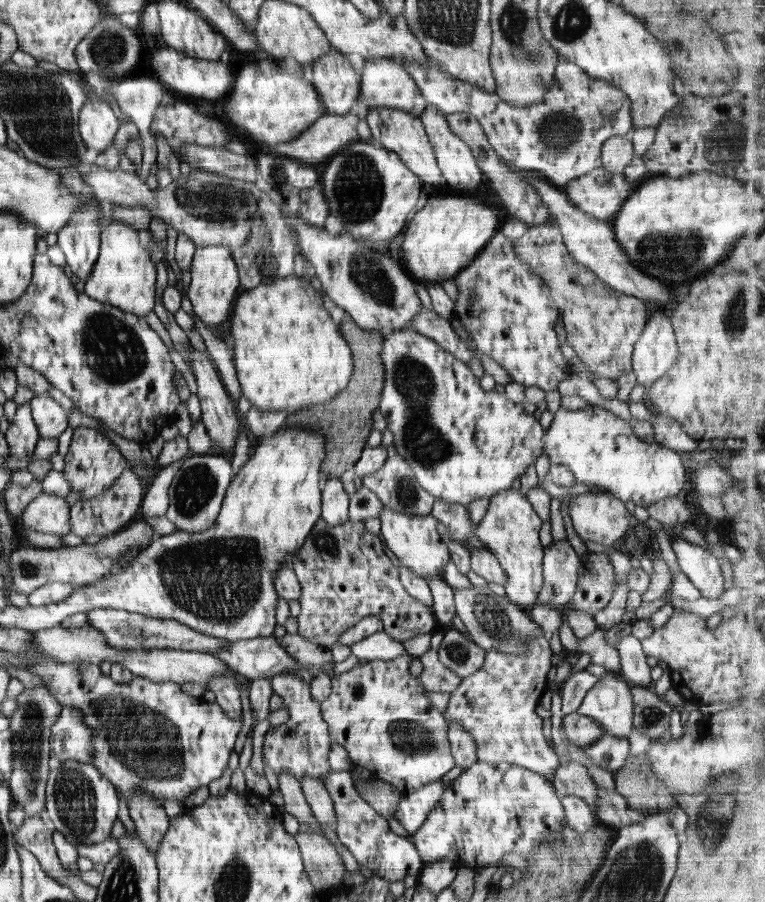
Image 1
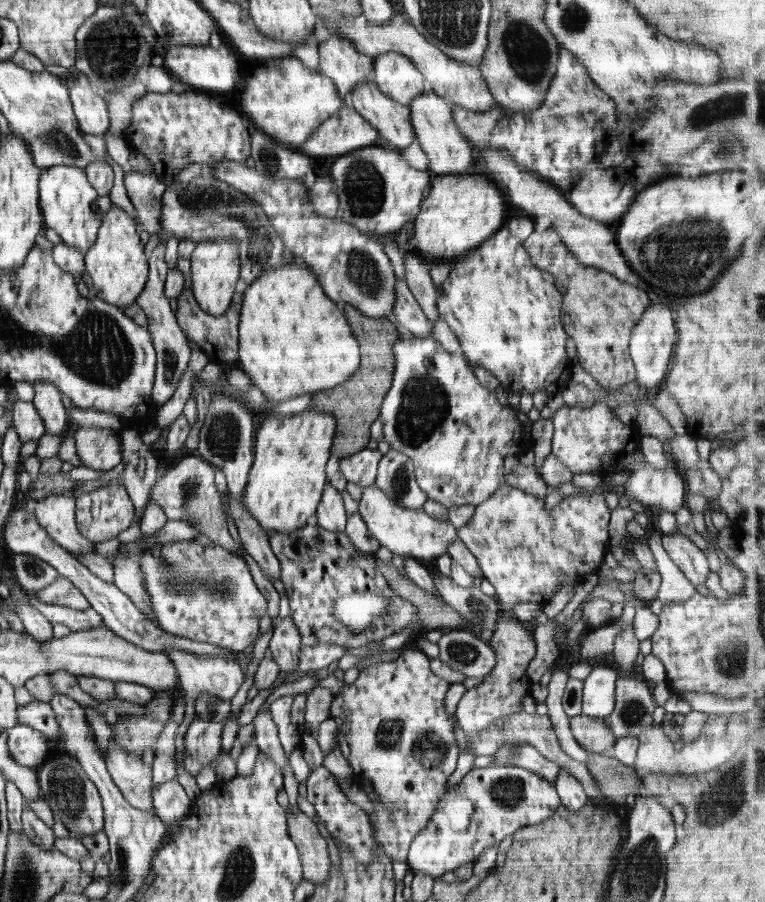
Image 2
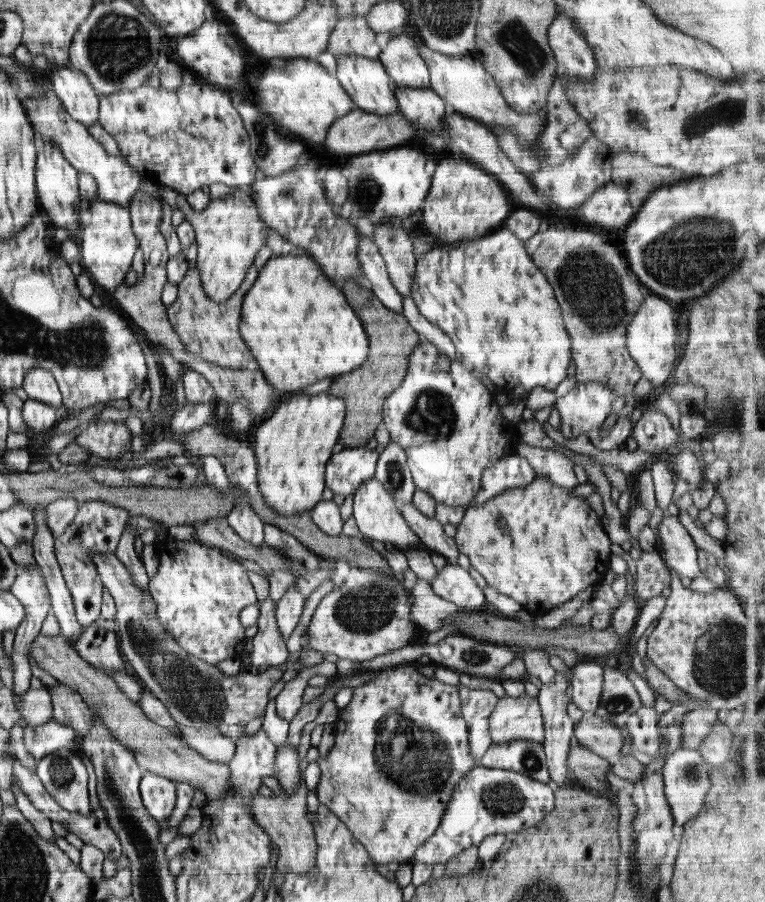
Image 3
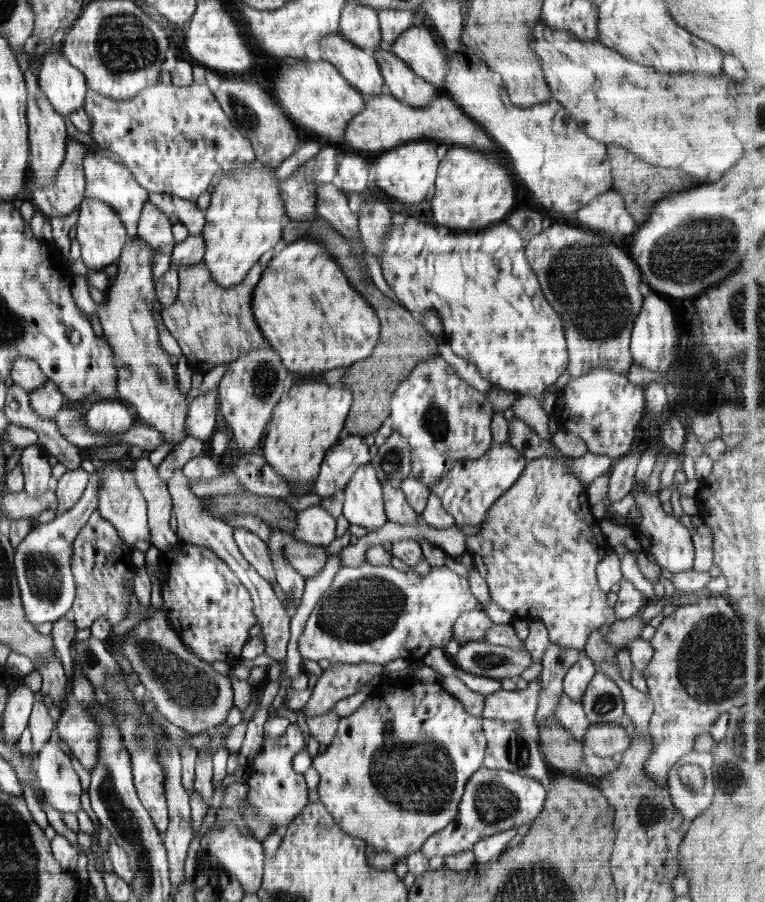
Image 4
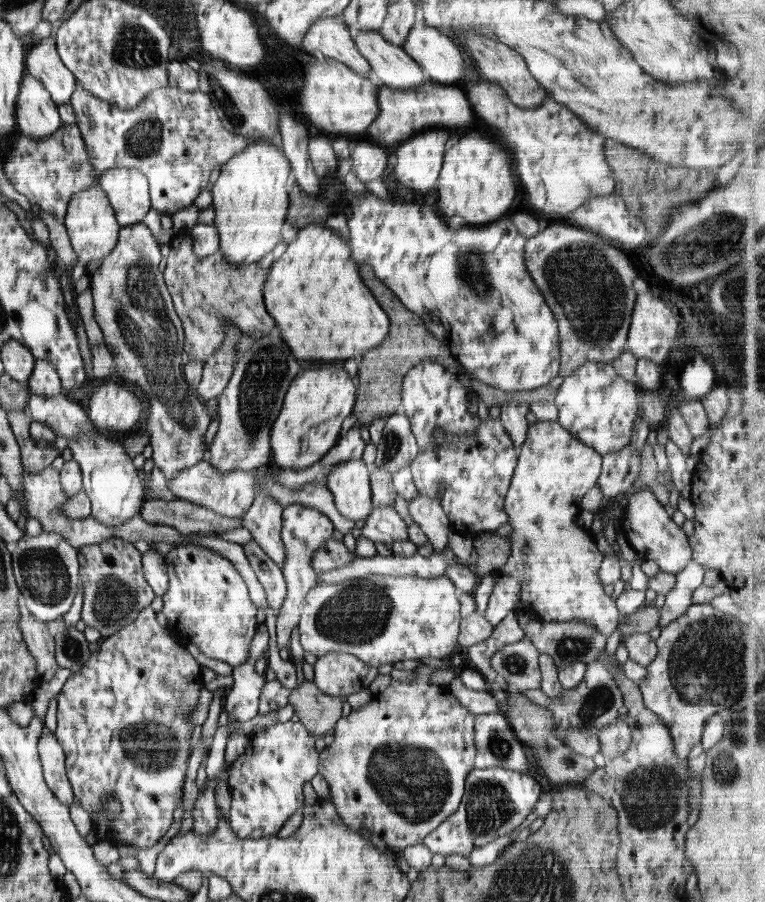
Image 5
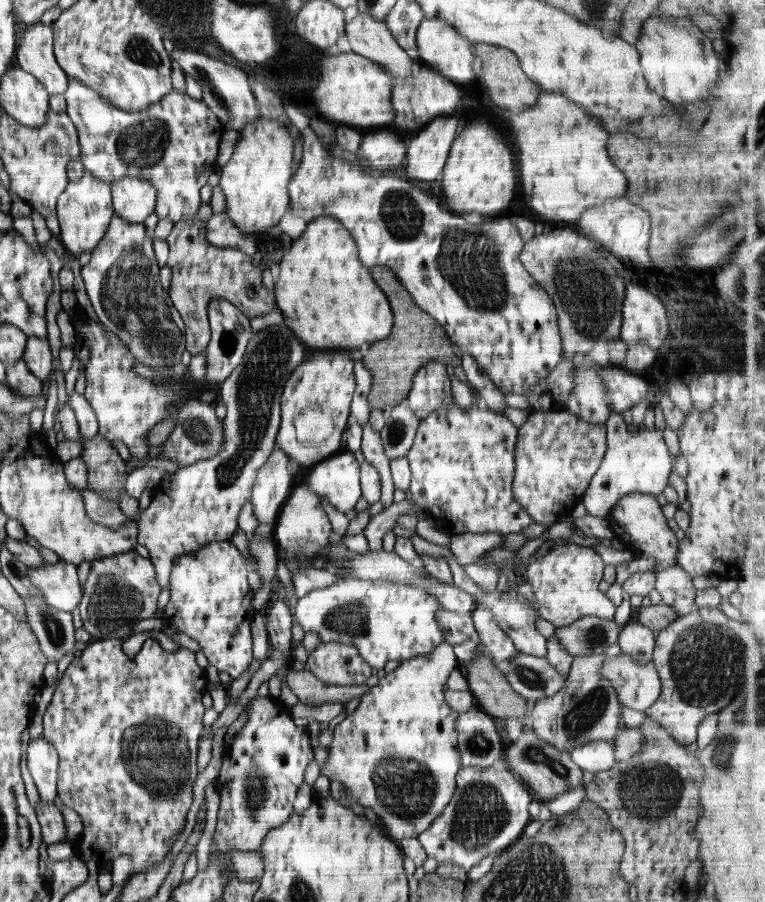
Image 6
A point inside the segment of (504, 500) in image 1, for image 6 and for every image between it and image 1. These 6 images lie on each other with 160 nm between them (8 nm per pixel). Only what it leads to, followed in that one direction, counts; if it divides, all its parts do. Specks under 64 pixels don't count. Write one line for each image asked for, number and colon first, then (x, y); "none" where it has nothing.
2: (526, 552)
3: (539, 545)
4: (538, 549)
5: (553, 569)
6: (556, 455)

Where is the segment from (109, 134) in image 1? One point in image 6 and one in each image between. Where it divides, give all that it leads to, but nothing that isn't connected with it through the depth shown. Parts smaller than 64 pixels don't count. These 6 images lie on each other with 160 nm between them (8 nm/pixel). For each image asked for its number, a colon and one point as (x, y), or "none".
2: (89, 108)
3: (75, 92)
4: (64, 85)
5: (42, 60)
6: (35, 54)

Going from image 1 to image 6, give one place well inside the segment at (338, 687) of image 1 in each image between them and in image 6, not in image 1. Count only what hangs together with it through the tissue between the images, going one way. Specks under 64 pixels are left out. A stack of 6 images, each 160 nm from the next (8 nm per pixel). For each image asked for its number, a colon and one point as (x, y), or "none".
2: (393, 729)
3: (401, 746)
4: (394, 774)
5: (397, 765)
6: (397, 753)

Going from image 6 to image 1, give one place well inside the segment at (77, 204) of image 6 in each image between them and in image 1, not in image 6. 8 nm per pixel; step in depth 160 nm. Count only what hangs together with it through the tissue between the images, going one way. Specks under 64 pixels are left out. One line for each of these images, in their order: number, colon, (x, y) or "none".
1: (124, 276)
2: (116, 268)
3: (107, 245)
4: (99, 231)
5: (90, 221)

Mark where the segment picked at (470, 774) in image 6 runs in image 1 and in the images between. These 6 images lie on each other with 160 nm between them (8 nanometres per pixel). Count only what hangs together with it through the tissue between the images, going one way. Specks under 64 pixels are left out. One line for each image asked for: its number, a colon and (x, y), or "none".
1: (489, 811)
2: (488, 804)
3: (486, 802)
4: (494, 800)
5: (496, 800)

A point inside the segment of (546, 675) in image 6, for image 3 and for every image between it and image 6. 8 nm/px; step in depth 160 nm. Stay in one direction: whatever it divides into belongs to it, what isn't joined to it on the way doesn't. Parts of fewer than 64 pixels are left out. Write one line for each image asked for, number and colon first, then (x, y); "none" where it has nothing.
3: (463, 653)
4: (493, 661)
5: (518, 663)

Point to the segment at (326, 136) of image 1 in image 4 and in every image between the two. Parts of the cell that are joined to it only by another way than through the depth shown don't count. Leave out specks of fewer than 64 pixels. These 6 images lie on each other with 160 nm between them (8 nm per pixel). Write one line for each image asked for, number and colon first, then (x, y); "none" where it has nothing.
2: (346, 131)
3: (359, 131)
4: (385, 123)

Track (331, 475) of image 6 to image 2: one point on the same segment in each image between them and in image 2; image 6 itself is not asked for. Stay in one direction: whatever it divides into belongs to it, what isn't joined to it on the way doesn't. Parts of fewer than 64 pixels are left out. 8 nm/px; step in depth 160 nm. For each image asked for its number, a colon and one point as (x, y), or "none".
2: (409, 533)
3: (377, 515)
4: (363, 504)
5: (349, 481)

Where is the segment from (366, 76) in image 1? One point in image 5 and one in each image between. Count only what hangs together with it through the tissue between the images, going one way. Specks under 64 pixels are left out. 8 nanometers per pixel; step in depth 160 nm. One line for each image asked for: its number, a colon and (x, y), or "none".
2: (396, 75)
3: (400, 55)
4: (417, 47)
5: (441, 60)

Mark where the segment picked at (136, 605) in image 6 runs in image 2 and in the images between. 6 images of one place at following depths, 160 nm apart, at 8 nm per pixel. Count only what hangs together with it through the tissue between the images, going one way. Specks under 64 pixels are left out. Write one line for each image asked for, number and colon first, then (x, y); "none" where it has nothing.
2: (101, 515)
3: (97, 527)
4: (101, 562)
5: (115, 591)

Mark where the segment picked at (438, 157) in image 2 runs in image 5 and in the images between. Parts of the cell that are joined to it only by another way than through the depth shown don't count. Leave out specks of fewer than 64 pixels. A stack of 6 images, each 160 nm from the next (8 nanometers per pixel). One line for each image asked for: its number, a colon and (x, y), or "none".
3: (425, 108)
4: (400, 80)
5: (392, 64)

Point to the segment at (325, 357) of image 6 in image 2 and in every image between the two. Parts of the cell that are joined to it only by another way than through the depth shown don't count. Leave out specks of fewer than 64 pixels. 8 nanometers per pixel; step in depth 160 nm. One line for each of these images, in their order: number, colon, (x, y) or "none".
2: (286, 481)
3: (292, 448)
4: (306, 422)
5: (315, 405)

